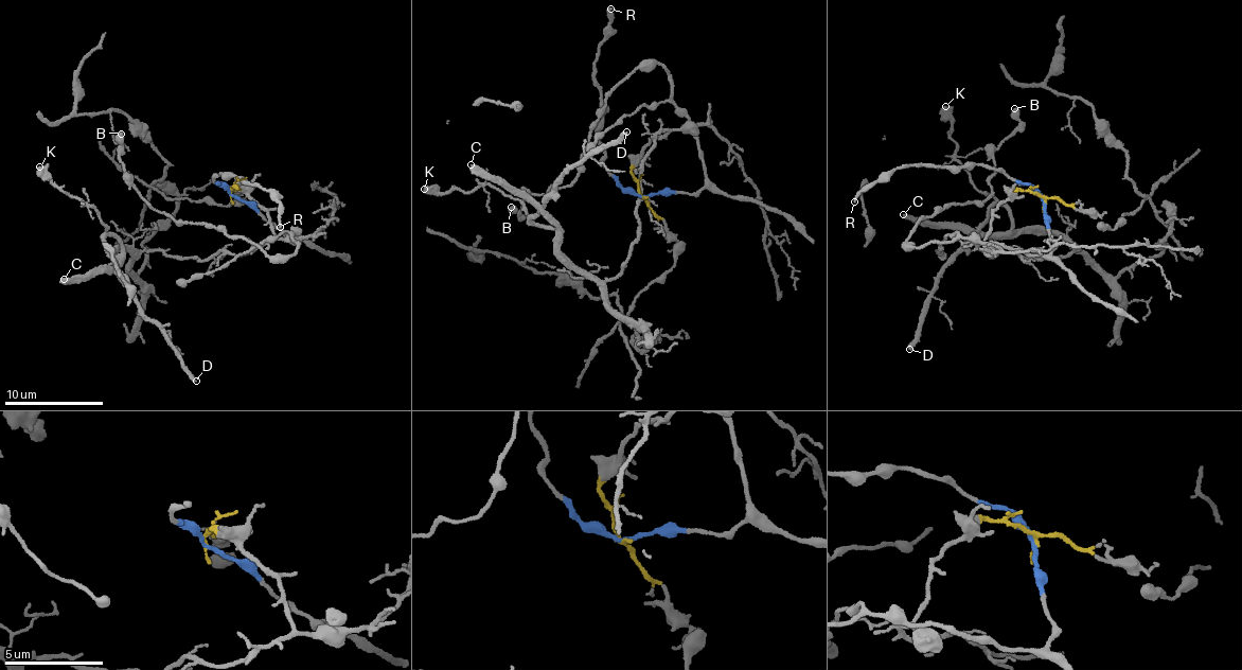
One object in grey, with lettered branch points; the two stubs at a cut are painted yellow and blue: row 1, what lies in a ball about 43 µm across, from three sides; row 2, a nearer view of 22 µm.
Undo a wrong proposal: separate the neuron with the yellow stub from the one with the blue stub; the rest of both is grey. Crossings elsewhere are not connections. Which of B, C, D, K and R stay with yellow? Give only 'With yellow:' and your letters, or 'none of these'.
With yellow: C, D, K

